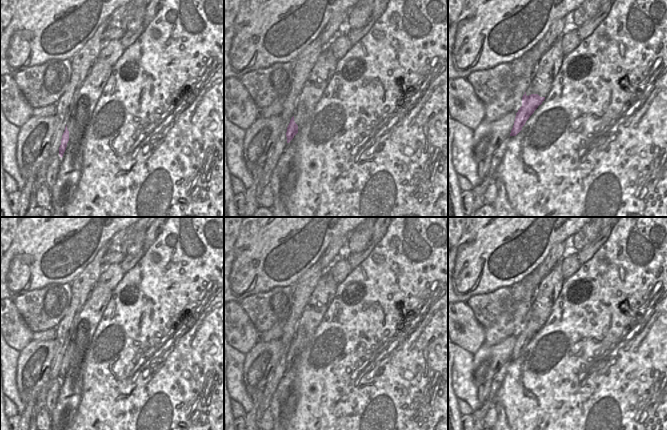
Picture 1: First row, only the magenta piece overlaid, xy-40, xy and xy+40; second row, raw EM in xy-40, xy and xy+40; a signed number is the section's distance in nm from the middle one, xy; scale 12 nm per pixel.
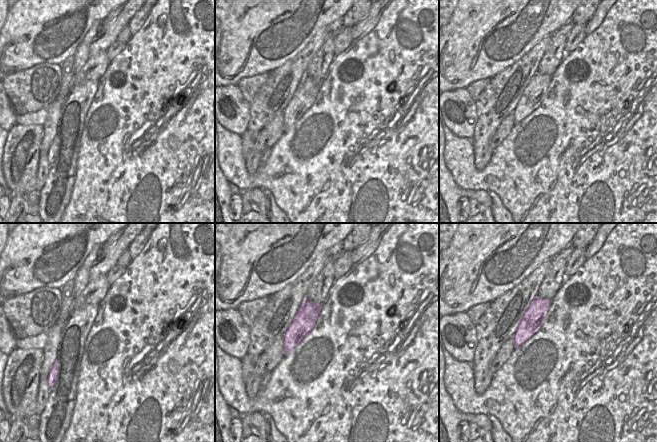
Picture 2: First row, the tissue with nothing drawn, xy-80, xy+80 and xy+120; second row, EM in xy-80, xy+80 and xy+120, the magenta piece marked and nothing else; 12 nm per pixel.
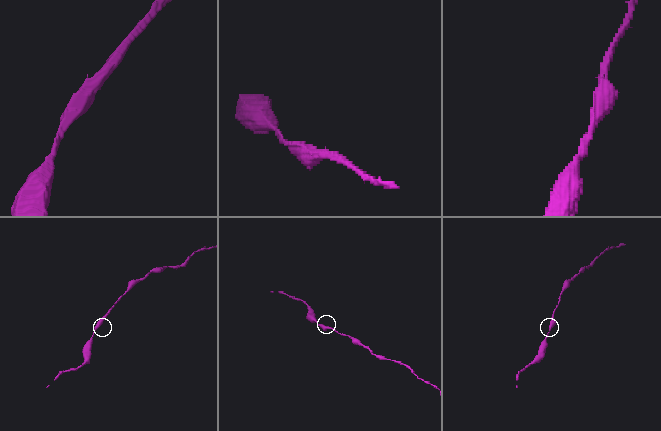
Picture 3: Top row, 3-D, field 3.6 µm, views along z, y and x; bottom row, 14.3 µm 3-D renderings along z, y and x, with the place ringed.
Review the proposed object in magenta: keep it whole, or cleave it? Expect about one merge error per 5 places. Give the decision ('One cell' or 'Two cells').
One cell.

